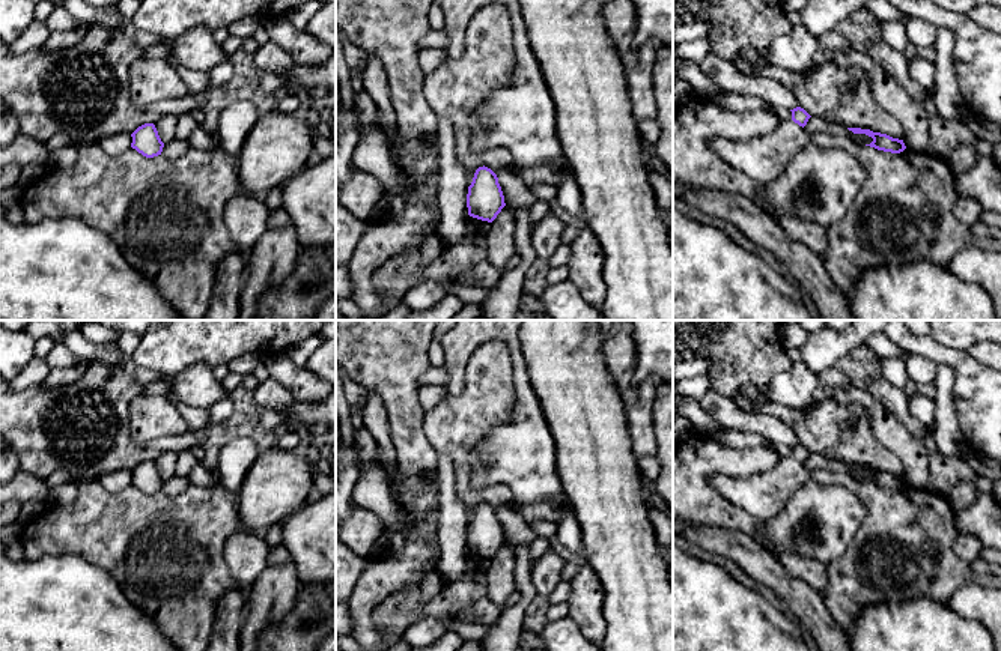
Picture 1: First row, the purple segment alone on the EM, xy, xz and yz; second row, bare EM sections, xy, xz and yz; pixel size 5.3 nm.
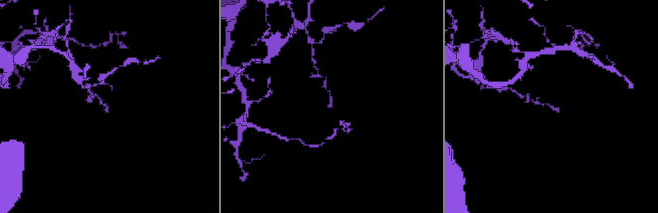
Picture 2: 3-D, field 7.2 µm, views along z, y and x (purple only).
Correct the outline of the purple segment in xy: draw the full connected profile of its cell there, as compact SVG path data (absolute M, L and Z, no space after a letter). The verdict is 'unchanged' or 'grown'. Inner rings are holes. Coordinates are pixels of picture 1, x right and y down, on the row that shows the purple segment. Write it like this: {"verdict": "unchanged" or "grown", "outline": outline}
{"verdict": "unchanged", "outline": "M154 123L138 126L132 134L131 147L146 158L161 155L164 143L161 141Z"}

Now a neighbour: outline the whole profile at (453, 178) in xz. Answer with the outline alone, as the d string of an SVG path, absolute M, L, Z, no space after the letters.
M438 119L437 141L440 147L440 223L435 229L443 248L455 247L467 239L468 171L456 155L456 134L447 119Z

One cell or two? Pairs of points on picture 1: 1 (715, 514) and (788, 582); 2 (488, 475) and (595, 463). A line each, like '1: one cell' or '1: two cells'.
1: two cells
2: two cells

